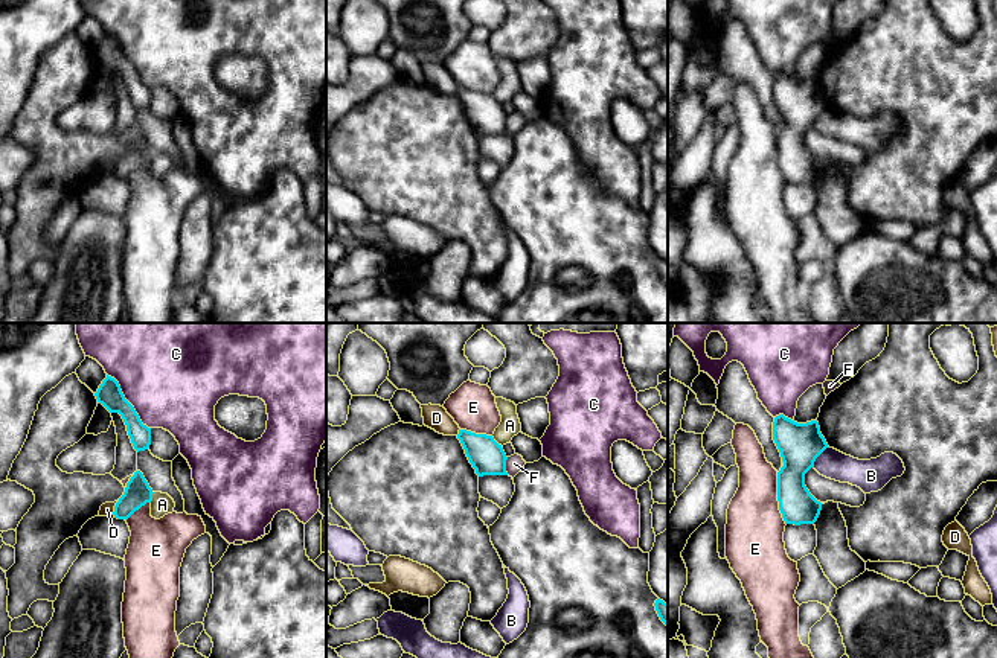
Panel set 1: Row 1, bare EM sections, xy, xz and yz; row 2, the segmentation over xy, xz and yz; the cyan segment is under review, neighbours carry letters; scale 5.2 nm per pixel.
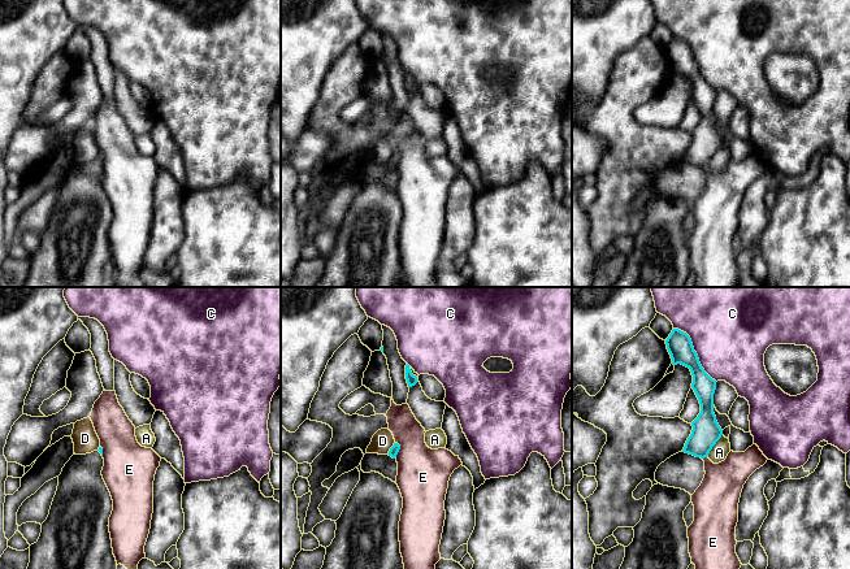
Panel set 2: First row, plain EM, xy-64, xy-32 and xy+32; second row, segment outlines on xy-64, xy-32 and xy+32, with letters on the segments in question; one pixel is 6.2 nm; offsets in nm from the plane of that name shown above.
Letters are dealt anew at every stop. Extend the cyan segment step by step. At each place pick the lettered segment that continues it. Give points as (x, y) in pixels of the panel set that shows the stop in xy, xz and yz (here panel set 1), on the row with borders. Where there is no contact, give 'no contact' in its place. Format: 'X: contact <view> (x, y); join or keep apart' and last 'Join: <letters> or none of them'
A: contact xz (496, 442); keep apart
B: contact yz (817, 456); keep apart
C: contact xy (127, 401); keep apart
D: contact xy (115, 507); keep apart
E: contact yz (778, 498); keep apart
F: contact xz (505, 466); keep apart
Join: none of them

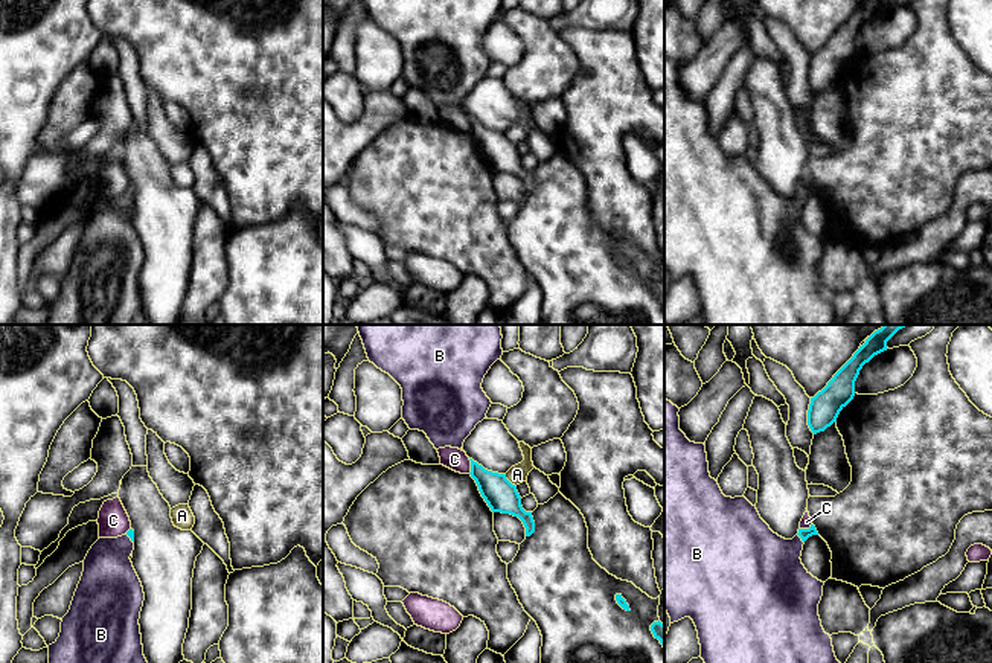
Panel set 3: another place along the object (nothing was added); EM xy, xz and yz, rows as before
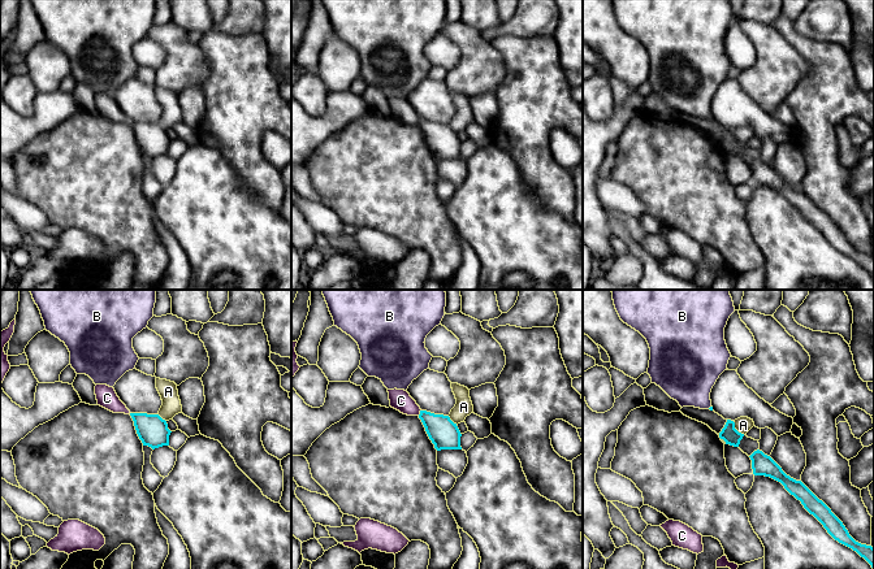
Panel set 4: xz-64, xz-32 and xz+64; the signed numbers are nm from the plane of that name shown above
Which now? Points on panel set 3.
A: contact xz (508, 480); keep apart
B: contact yz (800, 537); join
C: contact xz (471, 467); keep apart
Join: B

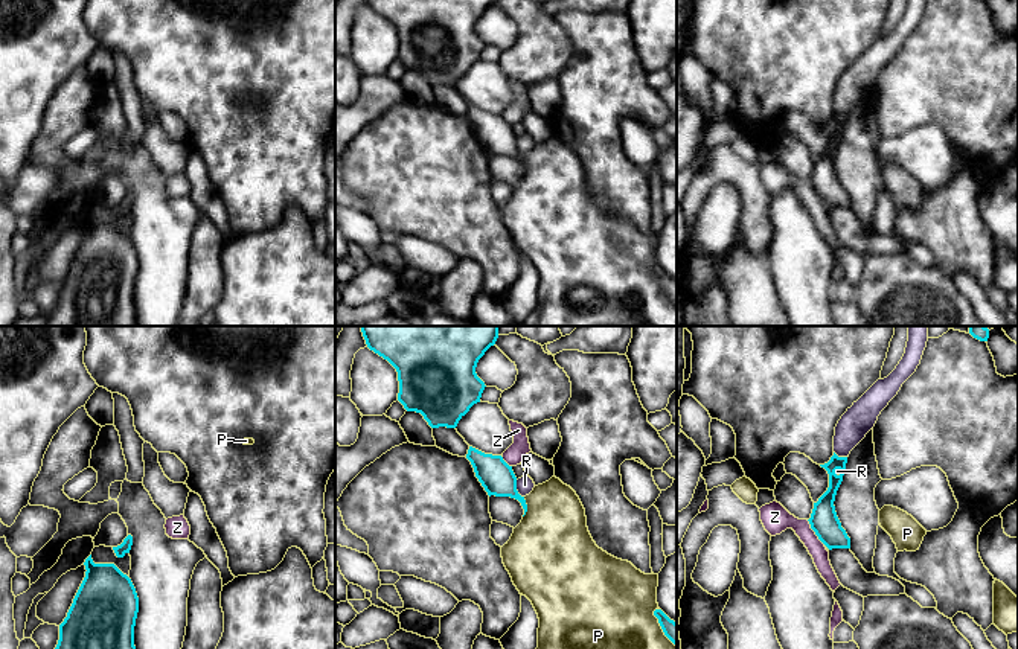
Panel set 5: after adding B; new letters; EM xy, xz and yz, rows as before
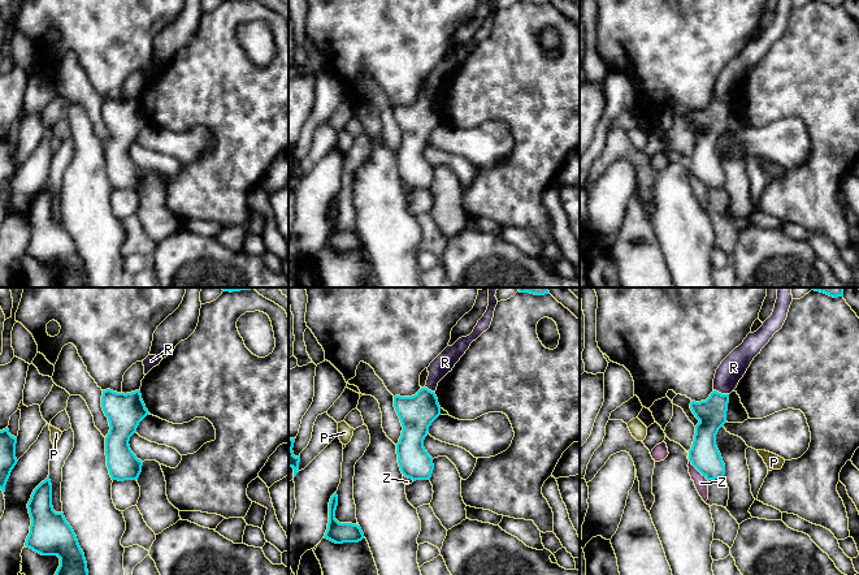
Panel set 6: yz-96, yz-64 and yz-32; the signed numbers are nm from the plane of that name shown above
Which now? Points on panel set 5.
P: contact xz (526, 508); keep apart
R: contact xz (515, 489); keep apart
Z: contact yz (814, 530); keep apart
Join: none of them

